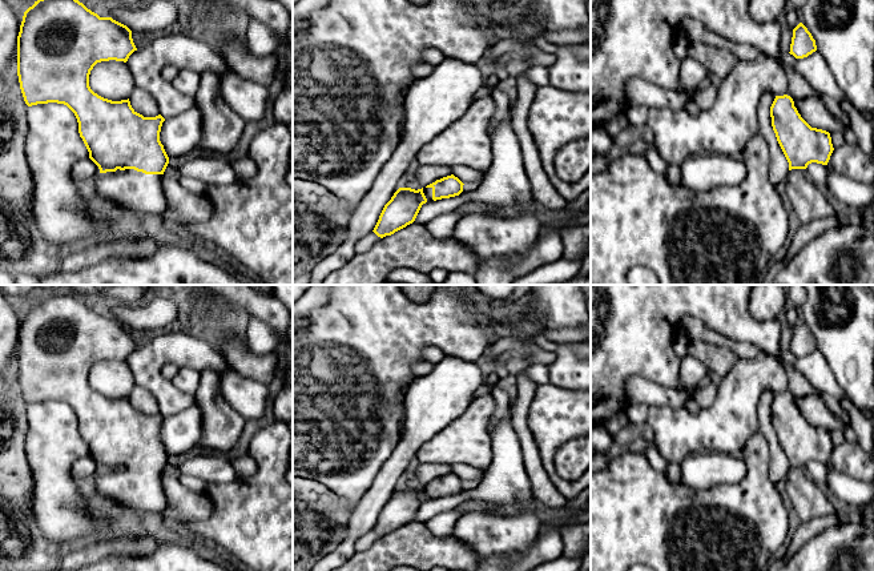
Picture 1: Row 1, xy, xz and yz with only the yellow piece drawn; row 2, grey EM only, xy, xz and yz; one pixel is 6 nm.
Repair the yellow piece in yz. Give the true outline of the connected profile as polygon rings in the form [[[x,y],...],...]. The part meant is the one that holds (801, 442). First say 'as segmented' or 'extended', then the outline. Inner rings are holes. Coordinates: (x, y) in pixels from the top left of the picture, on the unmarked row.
extended; [[[776,394],[770,405],[772,425],[789,461],[786,491],[801,523],[834,514],[834,506],[806,475],[809,462],[827,463],[834,449],[830,431],[811,426],[790,394]]]

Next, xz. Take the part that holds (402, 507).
extended; [[[454,473],[436,478],[422,487],[399,486],[384,503],[374,531],[383,536],[412,522],[427,499],[459,494],[463,480]]]

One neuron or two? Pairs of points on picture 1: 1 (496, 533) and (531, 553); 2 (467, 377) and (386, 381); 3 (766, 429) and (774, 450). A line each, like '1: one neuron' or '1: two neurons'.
1: two neurons
2: two neurons
3: one neuron

